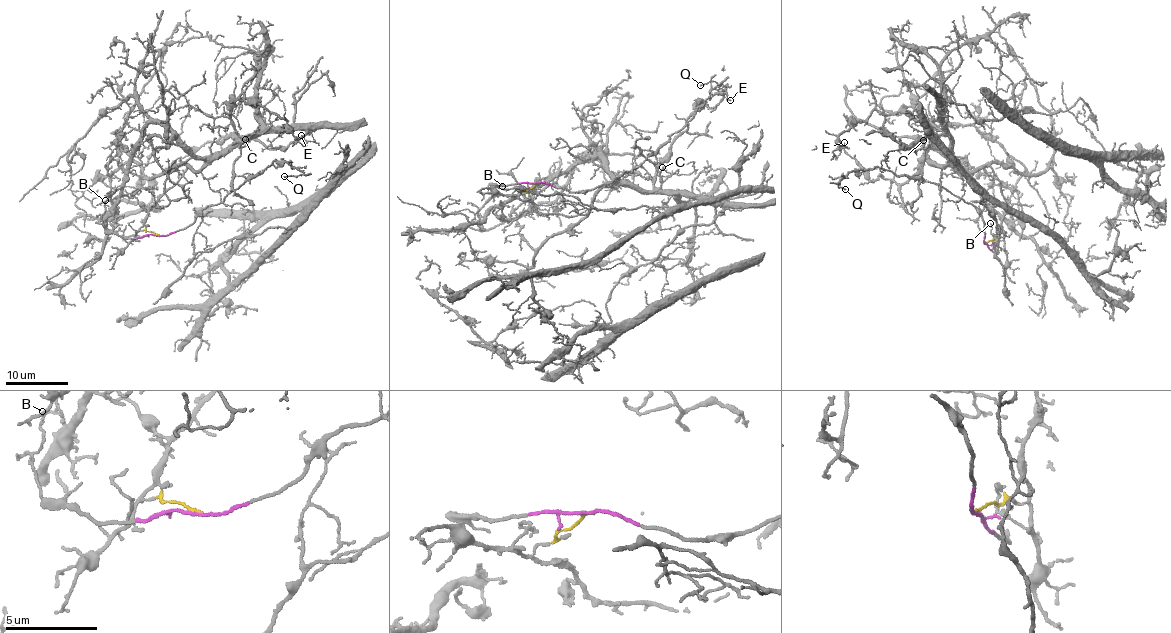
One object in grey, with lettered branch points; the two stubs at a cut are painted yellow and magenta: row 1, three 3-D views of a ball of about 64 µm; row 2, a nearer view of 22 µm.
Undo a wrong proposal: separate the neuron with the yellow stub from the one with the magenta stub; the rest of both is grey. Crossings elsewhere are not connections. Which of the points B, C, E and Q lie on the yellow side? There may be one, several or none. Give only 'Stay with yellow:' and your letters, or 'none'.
Stay with yellow: C, E

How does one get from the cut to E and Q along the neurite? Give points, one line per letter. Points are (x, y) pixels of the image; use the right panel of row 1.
E: (986, 243), (1002, 236), (998, 178), (954, 167), (949, 134), (875, 110), (848, 123), (844, 142)
Q: (986, 243), (979, 211), (939, 184), (876, 166), (846, 175), (838, 186), (845, 189)

